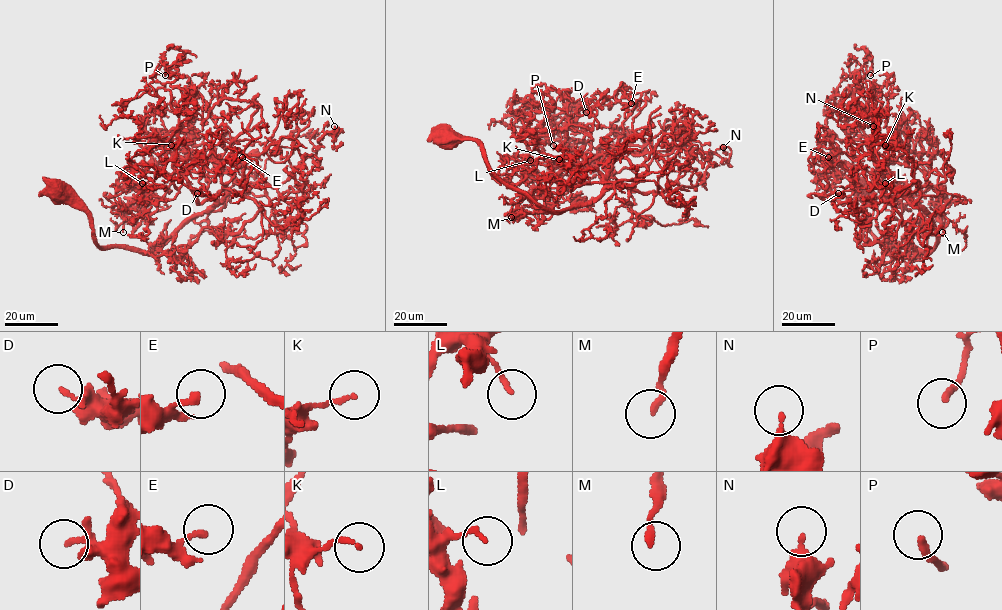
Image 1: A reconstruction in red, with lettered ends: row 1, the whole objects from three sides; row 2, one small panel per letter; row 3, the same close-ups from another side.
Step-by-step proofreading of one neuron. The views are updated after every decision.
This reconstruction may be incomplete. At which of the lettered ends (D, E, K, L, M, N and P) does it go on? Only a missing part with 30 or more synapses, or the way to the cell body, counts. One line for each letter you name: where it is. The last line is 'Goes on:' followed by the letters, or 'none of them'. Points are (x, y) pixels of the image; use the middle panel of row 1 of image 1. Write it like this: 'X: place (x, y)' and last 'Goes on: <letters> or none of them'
Goes on: none of them

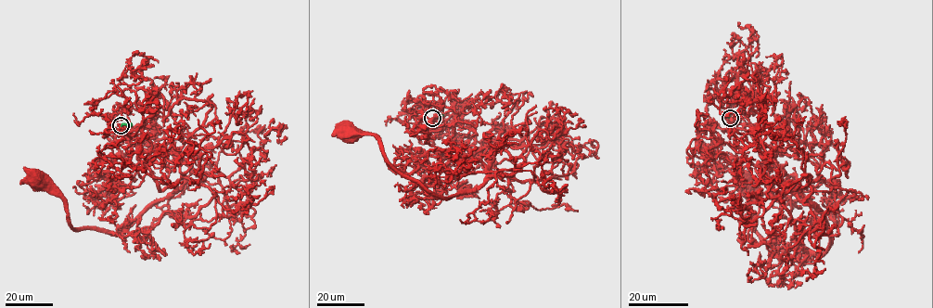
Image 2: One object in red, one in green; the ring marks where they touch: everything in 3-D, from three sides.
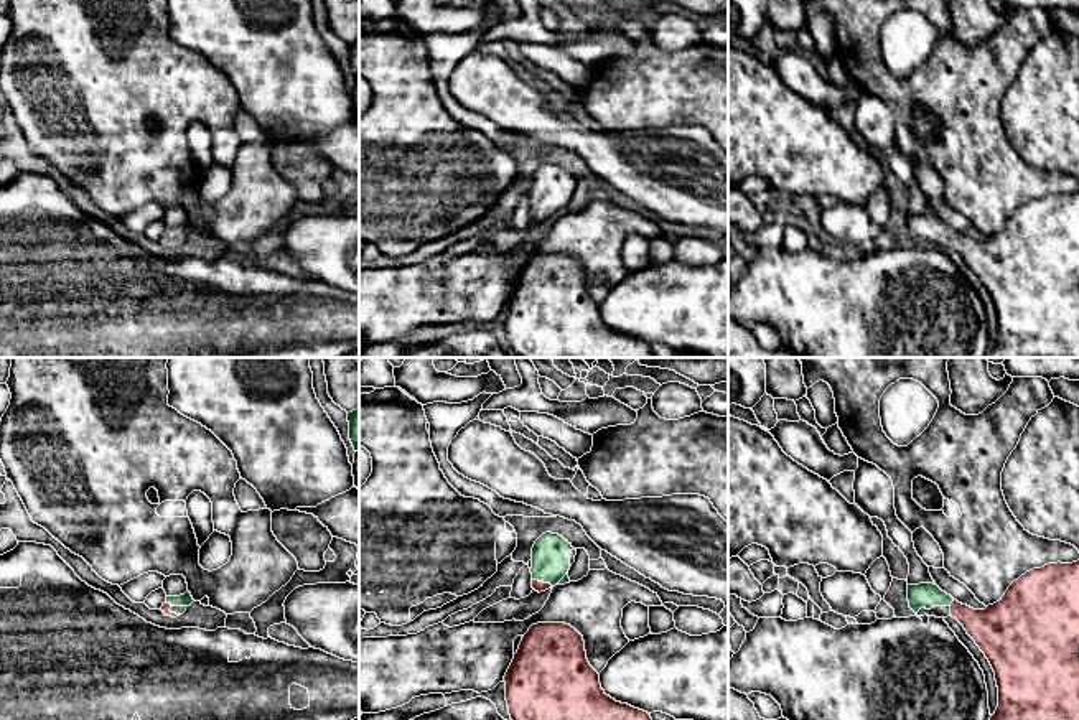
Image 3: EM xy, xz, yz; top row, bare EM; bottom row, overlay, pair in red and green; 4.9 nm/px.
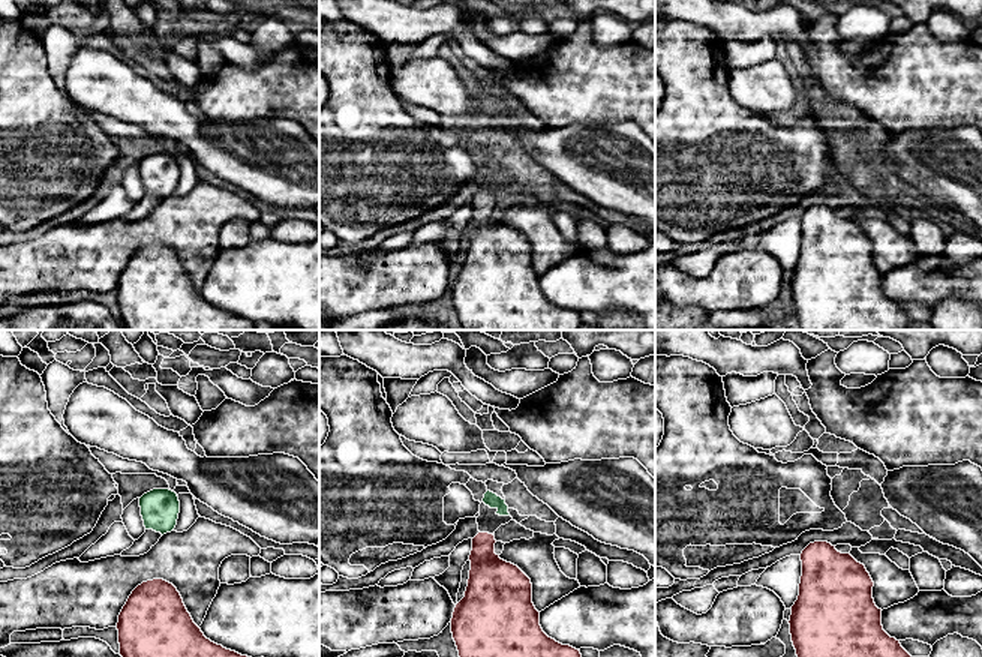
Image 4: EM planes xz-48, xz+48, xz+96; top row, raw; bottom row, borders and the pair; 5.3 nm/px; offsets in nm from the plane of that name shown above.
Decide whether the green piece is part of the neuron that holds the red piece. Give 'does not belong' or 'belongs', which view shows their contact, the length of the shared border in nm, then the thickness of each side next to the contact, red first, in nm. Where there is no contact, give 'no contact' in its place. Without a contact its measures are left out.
belongs; contact in xz; length 110 nm; calibres 50 and 180 nm

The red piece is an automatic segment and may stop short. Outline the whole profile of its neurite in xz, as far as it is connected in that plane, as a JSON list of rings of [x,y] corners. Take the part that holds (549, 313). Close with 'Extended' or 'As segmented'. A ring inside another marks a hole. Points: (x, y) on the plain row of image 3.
[[[537,254],[524,265],[504,306],[511,351],[517,358],[654,358],[647,343],[605,325],[590,297],[583,267],[565,254]]]. As segmented

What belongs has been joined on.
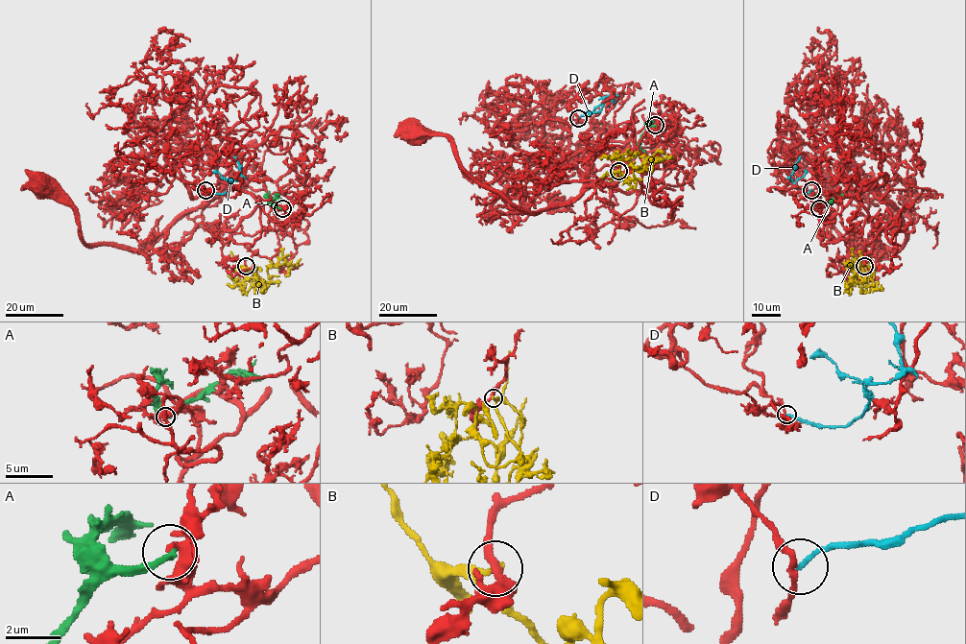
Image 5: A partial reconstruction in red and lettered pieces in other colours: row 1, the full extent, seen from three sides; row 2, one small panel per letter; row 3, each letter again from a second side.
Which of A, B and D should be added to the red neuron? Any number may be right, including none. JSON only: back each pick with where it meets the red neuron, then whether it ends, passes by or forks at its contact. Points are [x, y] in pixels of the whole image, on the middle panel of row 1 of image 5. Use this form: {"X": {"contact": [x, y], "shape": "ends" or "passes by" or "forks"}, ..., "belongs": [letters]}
{"belongs": []}

